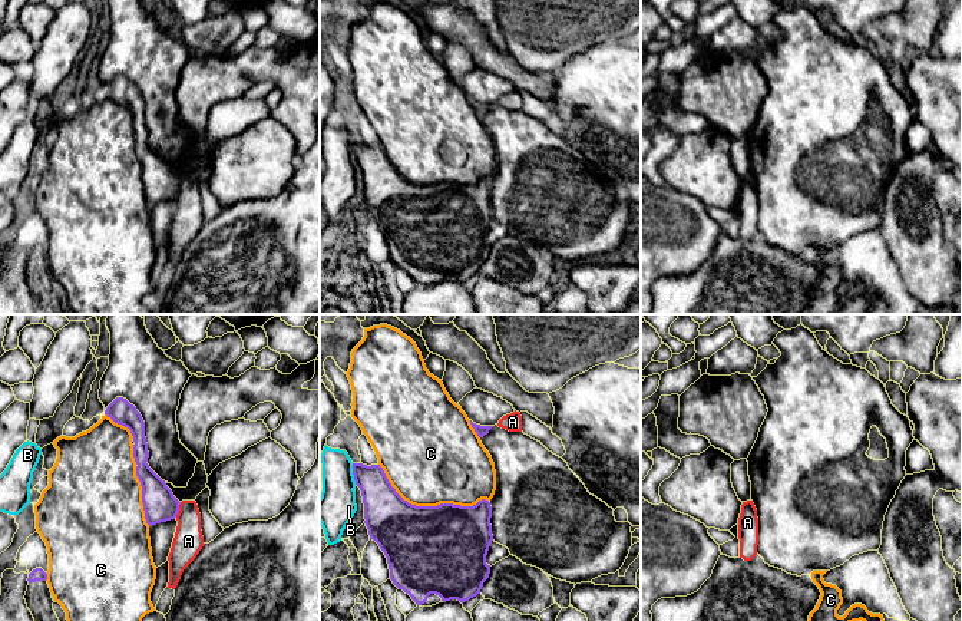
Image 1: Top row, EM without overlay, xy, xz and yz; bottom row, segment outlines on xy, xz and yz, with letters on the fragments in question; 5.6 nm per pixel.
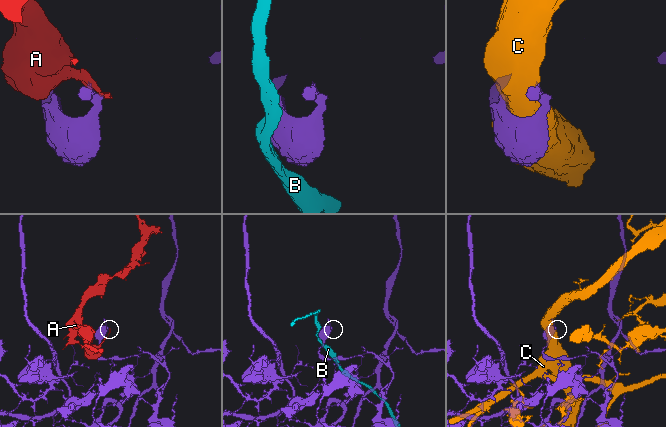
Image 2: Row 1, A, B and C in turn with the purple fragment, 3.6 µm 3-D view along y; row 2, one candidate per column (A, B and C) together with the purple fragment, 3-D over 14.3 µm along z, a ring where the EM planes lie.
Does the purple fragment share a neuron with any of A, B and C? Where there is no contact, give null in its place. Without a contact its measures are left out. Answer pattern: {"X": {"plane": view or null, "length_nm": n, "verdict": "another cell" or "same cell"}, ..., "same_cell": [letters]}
{"A": {"plane": "xy", "length_nm": 90, "verdict": "another cell"}, "B": {"plane": "xz", "length_nm": 120, "verdict": "another cell"}, "C": {"plane": "xz", "length_nm": 650, "verdict": "another cell"}, "same_cell": []}

